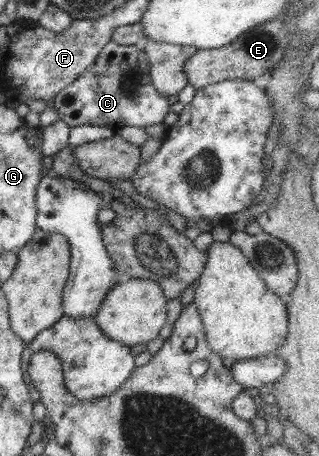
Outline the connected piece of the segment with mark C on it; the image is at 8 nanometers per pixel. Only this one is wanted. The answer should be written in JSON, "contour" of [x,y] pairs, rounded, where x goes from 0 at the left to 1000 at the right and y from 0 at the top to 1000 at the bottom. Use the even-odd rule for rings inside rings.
{"contour":[[[345,90],[326,101],[301,134],[263,160],[254,160],[232,182],[219,182],[176,206],[160,230],[182,246],[188,263],[219,279],[295,274],[339,279],[364,292],[389,276],[455,281],[464,274],[511,270],[533,235],[524,215],[495,202],[476,182],[470,143],[445,101],[370,99],[357,90]]]}

